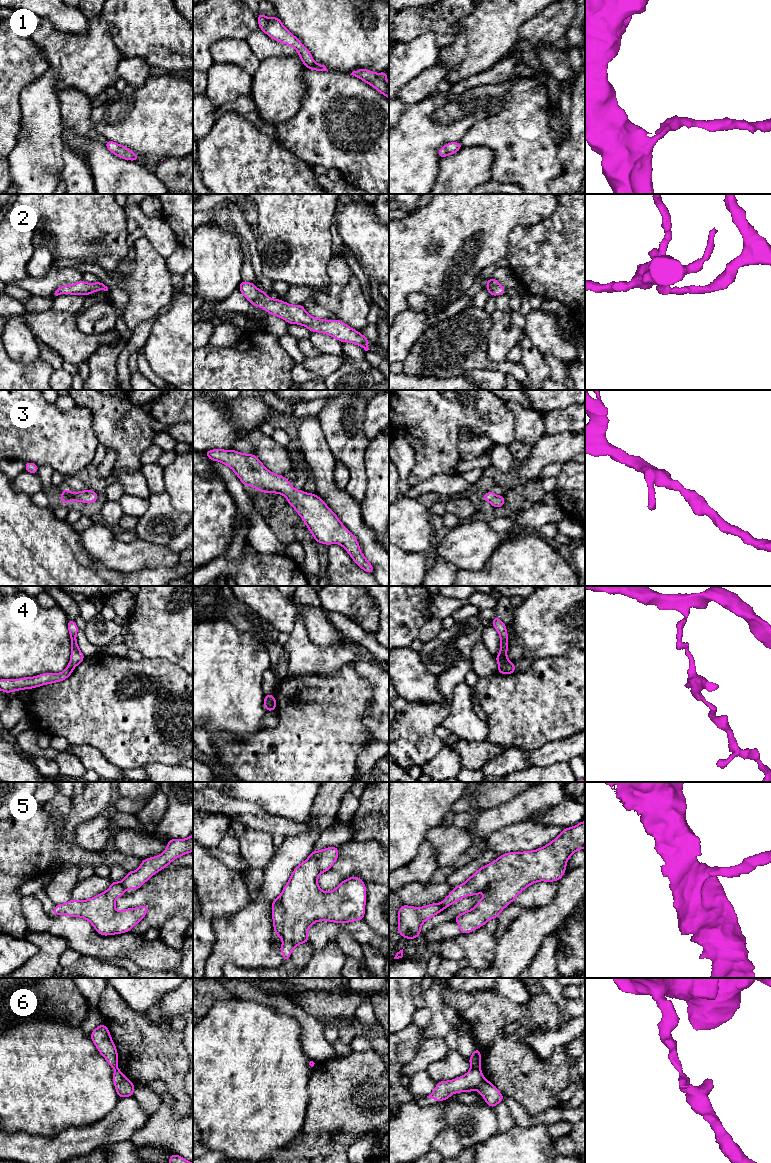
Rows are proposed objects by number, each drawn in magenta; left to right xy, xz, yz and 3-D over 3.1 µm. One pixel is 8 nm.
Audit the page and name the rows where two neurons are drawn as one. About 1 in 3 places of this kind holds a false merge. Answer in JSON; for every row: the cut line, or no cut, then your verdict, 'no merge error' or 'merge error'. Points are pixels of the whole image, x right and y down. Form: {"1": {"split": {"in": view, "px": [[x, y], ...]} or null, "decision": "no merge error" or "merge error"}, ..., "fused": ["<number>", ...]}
{"1": {"split": null, "decision": "no merge error"}, "2": {"split": null, "decision": "no merge error"}, "3": {"split": null, "decision": "no merge error"}, "4": {"split": {"in": "xz", "px": [[266, 695], [271, 710]]}, "decision": "merge error"}, "5": {"split": null, "decision": "no merge error"}, "6": {"split": {"in": "yz", "px": [[471, 1067], [479, 1069]]}, "decision": "merge error"}, "fused": ["4", "6"]}

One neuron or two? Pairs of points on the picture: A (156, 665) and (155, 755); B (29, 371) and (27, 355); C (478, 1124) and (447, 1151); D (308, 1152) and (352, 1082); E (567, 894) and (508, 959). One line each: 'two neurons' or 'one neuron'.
A: one neuron
B: two neurons
C: one neuron
D: one neuron
E: one neuron

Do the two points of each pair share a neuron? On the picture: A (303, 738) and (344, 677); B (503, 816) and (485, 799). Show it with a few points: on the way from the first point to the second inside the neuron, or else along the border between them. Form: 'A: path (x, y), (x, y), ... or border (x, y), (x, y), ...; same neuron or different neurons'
A: path (318, 723), (344, 695), (344, 692); same neuron
B: border (514, 796), (496, 806), (481, 810); different neurons

